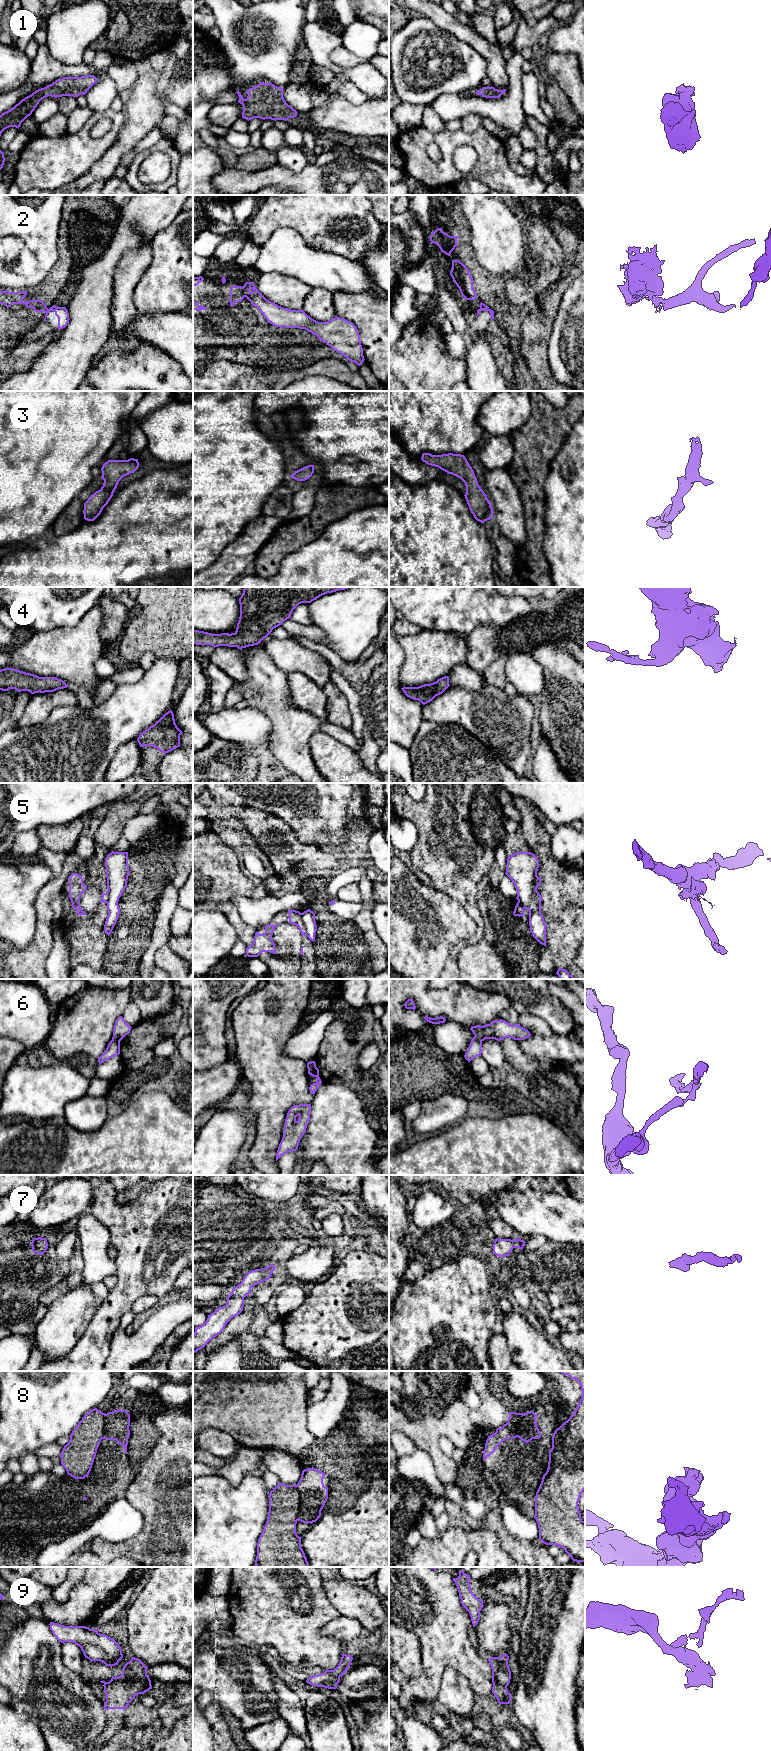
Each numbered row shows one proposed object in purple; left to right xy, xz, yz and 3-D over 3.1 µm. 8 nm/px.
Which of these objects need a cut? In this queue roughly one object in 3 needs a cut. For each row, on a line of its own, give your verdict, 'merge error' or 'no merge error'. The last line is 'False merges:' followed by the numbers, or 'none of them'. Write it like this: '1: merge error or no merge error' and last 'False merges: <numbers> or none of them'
1: no merge error
2: merge error
3: no merge error
4: no merge error
5: merge error
6: merge error
7: no merge error
8: merge error
9: no merge error
False merges: 2, 5, 6, 8

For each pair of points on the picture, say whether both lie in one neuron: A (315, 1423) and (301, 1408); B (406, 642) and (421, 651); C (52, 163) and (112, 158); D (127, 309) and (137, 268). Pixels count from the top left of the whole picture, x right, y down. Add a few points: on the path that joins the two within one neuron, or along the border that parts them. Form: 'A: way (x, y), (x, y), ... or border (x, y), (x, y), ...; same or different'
A: border (307, 1406), (307, 1428), (315, 1436); different
B: way (410, 644), (417, 648); same
C: border (115, 143), (81, 175); different
D: way (126, 299), (127, 278); same

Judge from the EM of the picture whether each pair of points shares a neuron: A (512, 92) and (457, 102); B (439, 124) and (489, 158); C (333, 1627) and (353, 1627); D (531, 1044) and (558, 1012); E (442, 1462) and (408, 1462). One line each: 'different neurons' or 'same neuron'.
A: same neuron
B: different neurons
C: same neuron
D: different neurons
E: different neurons

